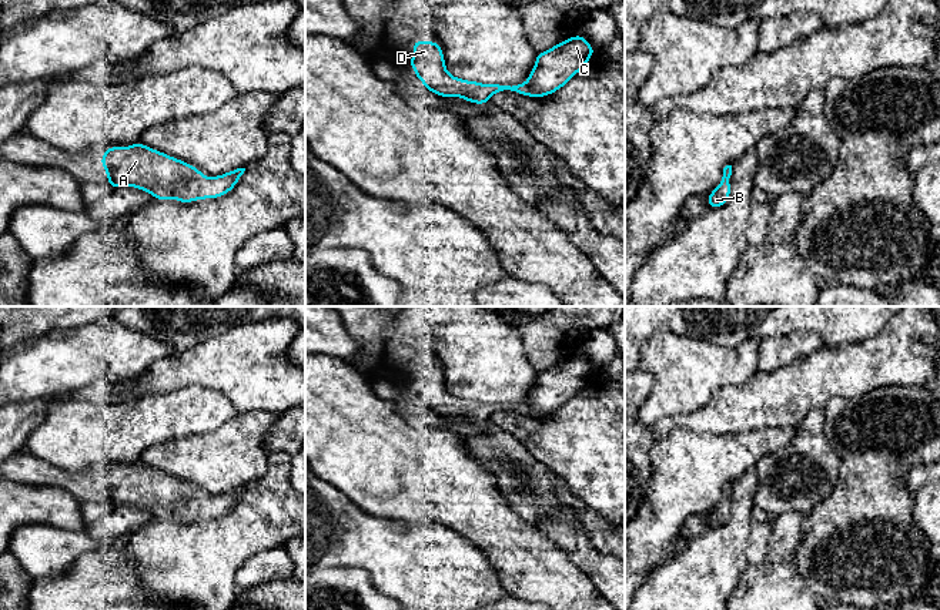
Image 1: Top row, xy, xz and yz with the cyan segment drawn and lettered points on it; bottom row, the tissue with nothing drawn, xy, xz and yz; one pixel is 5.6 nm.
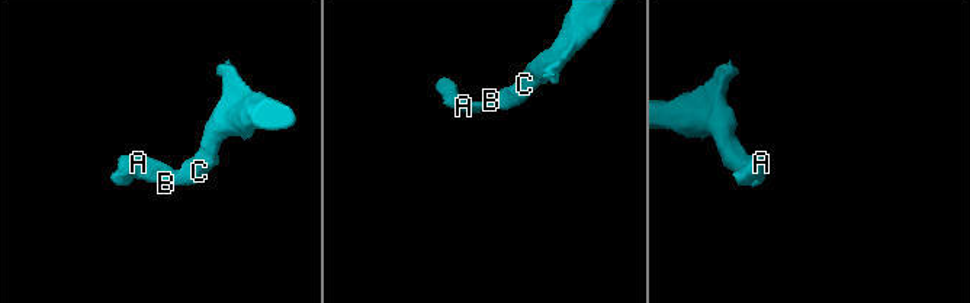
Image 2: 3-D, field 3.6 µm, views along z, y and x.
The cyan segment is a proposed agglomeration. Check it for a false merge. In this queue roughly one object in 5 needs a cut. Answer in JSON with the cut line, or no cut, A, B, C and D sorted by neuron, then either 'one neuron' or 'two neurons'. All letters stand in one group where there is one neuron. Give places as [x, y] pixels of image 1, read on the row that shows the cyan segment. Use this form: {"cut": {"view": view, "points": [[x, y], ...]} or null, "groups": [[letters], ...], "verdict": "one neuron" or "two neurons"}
{"cut": null, "groups": [["A", "B", "C", "D"]], "verdict": "one neuron"}

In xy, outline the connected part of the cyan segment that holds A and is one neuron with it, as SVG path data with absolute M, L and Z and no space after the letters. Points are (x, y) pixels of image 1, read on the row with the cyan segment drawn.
M141 143L107 148L101 155L101 167L111 188L134 187L150 192L154 200L175 198L183 204L225 195L245 171L237 168L218 177L205 177L191 164Z

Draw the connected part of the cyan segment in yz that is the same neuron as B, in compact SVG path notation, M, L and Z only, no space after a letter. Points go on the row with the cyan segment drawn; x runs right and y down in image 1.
M726 165L722 171L722 182L709 194L707 204L709 208L722 207L727 202L730 197L730 182L732 165Z

